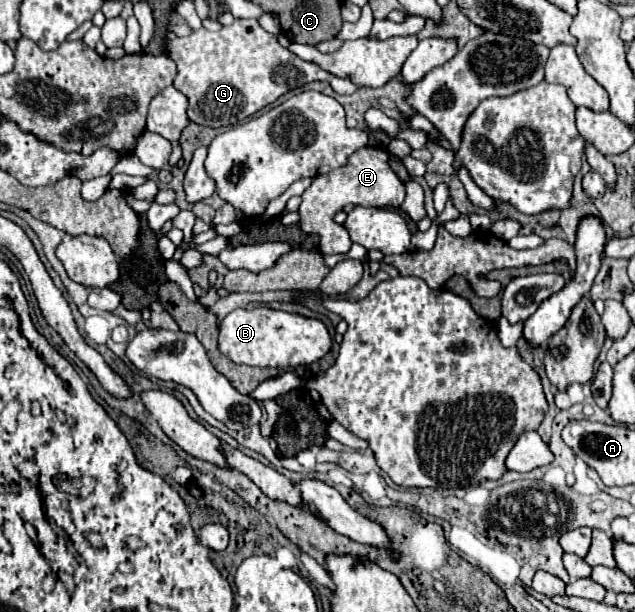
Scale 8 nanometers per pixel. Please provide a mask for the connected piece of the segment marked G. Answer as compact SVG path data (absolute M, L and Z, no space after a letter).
M234 19L234 23L230 27L222 27L220 31L214 31L214 33L200 27L200 29L192 31L190 35L184 35L184 37L176 35L168 27L164 45L166 45L168 57L178 67L174 87L188 97L188 119L192 123L198 123L204 127L220 129L220 127L236 125L238 121L254 115L262 107L274 103L286 91L290 91L294 87L302 87L304 83L310 83L310 81L328 81L338 95L348 95L348 93L354 93L358 89L350 79L334 77L334 75L326 73L324 69L320 69L318 65L308 63L308 61L300 59L298 55L294 55L292 51L288 51L286 47L282 47L278 41L278 35L268 33L258 23L258 19Z

